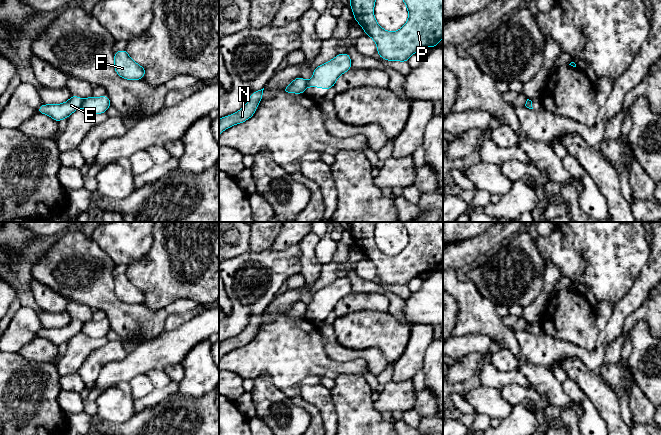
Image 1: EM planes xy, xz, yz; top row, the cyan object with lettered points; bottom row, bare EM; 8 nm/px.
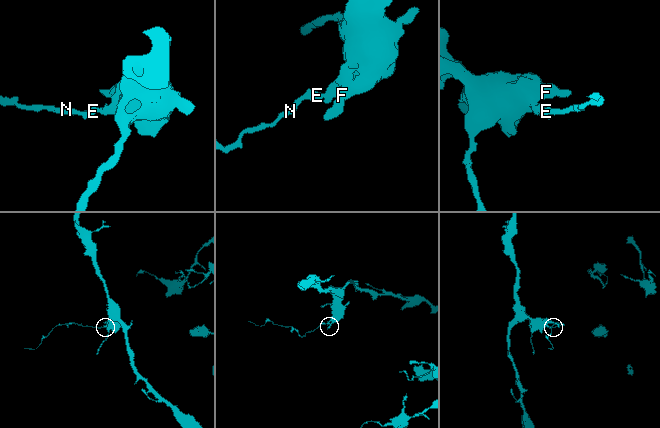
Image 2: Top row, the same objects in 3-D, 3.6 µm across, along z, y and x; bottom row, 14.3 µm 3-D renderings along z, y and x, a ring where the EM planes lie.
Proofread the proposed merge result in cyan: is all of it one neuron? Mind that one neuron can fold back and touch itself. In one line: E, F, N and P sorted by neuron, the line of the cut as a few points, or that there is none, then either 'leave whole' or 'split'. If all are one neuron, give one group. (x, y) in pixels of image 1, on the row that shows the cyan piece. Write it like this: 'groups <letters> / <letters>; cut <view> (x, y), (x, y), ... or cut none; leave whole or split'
groups E N / F P; cut xy (83, 100), (80, 107); split

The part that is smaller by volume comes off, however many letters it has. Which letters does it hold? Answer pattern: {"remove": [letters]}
{"remove": ["E", "N"]}

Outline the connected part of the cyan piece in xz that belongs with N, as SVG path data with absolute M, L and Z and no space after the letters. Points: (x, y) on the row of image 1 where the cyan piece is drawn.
M264 88L253 92L248 102L238 112L219 119L219 135L225 129L228 129L233 125L243 123L254 115L256 108L262 99L263 90Z

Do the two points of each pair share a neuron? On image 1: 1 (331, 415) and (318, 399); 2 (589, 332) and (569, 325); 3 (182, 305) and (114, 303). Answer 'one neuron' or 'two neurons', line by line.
1: one neuron
2: one neuron
3: one neuron

